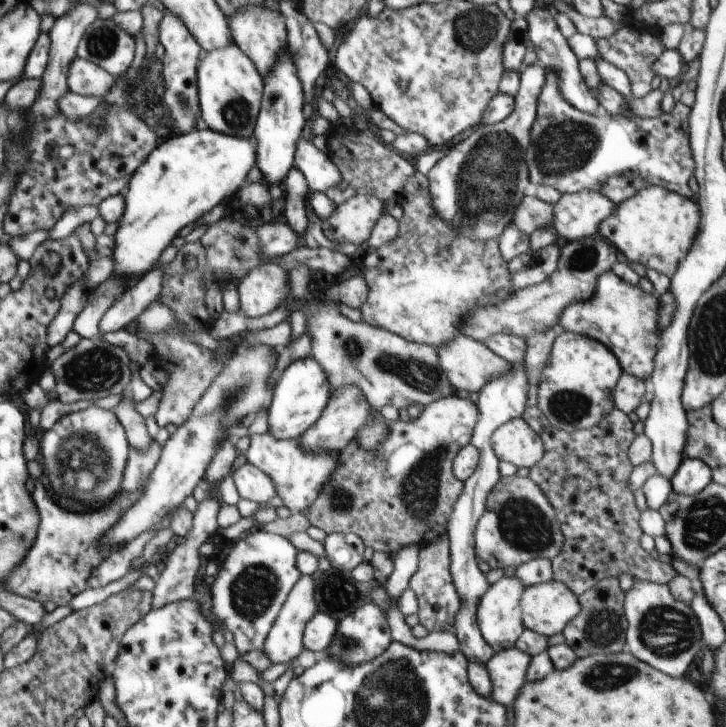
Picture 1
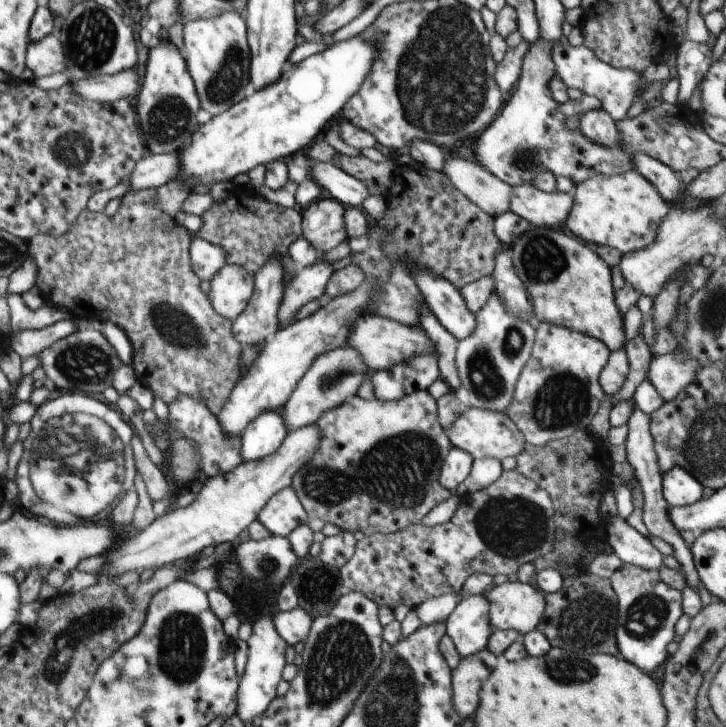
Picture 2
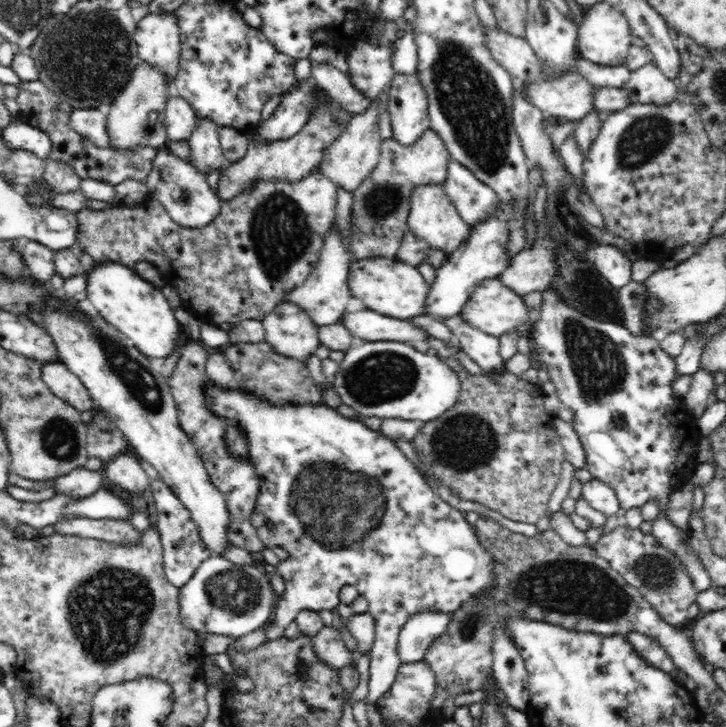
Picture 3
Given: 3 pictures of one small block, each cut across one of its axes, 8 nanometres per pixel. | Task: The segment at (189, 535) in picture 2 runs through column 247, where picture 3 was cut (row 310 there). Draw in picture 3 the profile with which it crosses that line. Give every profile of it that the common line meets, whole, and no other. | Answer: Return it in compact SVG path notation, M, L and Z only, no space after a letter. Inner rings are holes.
M498 277L482 282L466 301L461 312L466 323L482 330L482 332L499 337L501 334L516 331L520 324L530 319L531 313L526 310L522 295L507 288Z

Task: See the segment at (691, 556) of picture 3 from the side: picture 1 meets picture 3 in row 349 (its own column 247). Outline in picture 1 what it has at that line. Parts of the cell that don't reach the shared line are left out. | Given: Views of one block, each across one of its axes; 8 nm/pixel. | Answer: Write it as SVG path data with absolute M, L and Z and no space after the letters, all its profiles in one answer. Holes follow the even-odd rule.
M258 528L257 532L242 537L234 544L218 576L214 577L211 597L216 622L222 629L232 632L238 657L258 673L272 666L270 658L264 654L264 642L288 593L302 575L296 566L297 554L297 548L287 538Z

